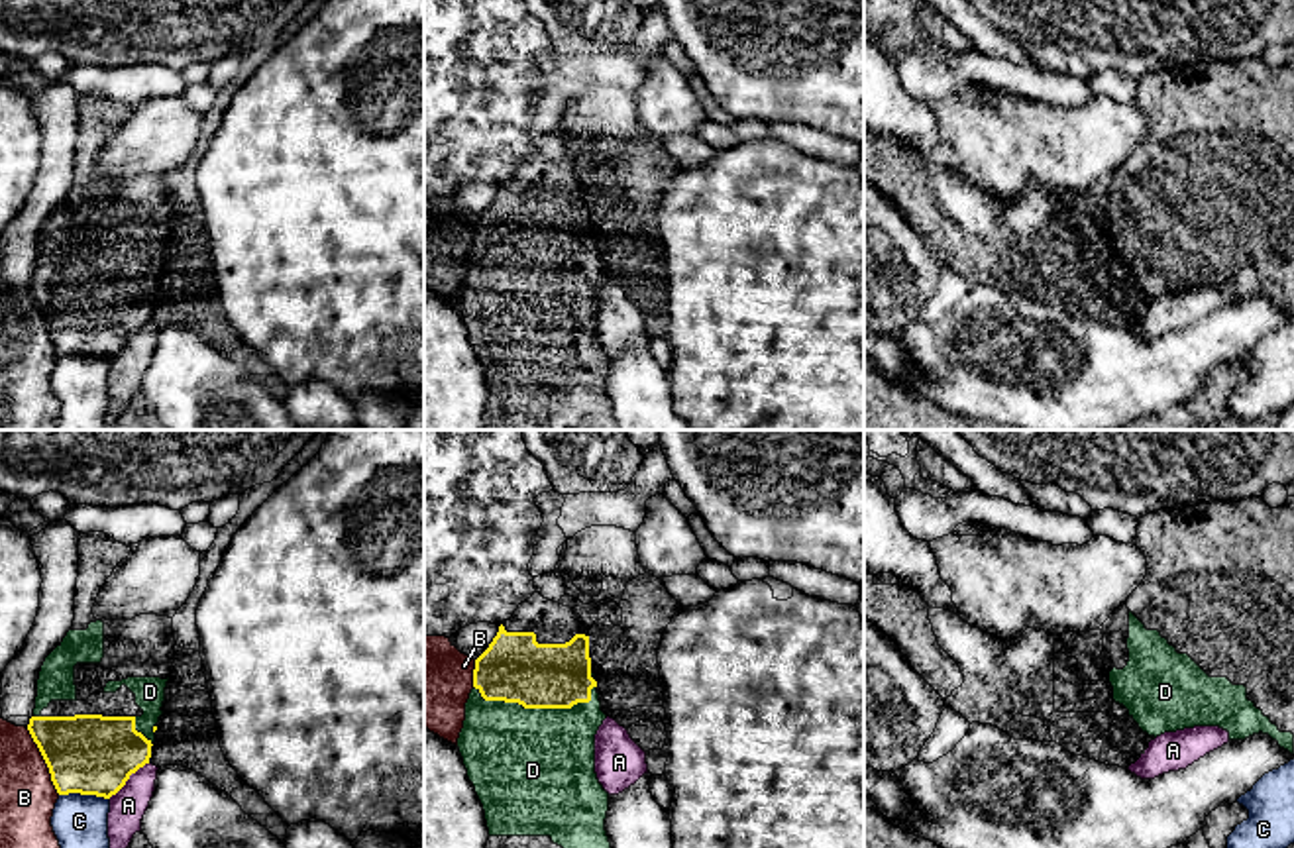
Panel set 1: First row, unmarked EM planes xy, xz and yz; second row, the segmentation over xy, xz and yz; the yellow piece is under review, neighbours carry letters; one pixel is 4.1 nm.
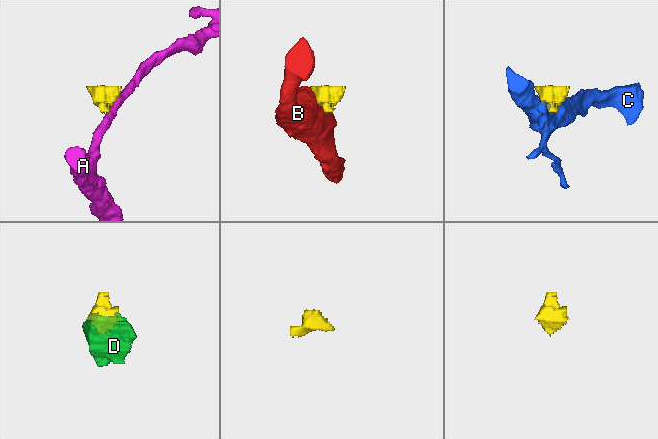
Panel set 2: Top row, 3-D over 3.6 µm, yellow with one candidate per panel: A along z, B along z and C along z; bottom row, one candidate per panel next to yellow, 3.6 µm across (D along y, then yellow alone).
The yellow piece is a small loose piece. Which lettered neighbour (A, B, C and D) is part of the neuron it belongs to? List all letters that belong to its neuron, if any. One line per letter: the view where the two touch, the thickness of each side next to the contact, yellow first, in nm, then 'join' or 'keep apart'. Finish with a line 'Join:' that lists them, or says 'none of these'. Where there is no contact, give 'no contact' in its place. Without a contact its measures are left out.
A: xy | 340/150 nm | keep apart
B: xy | 340/220 nm | keep apart
C: xy | 340/220 nm | keep apart
D: xz | 280/500 nm | join
Join: D

